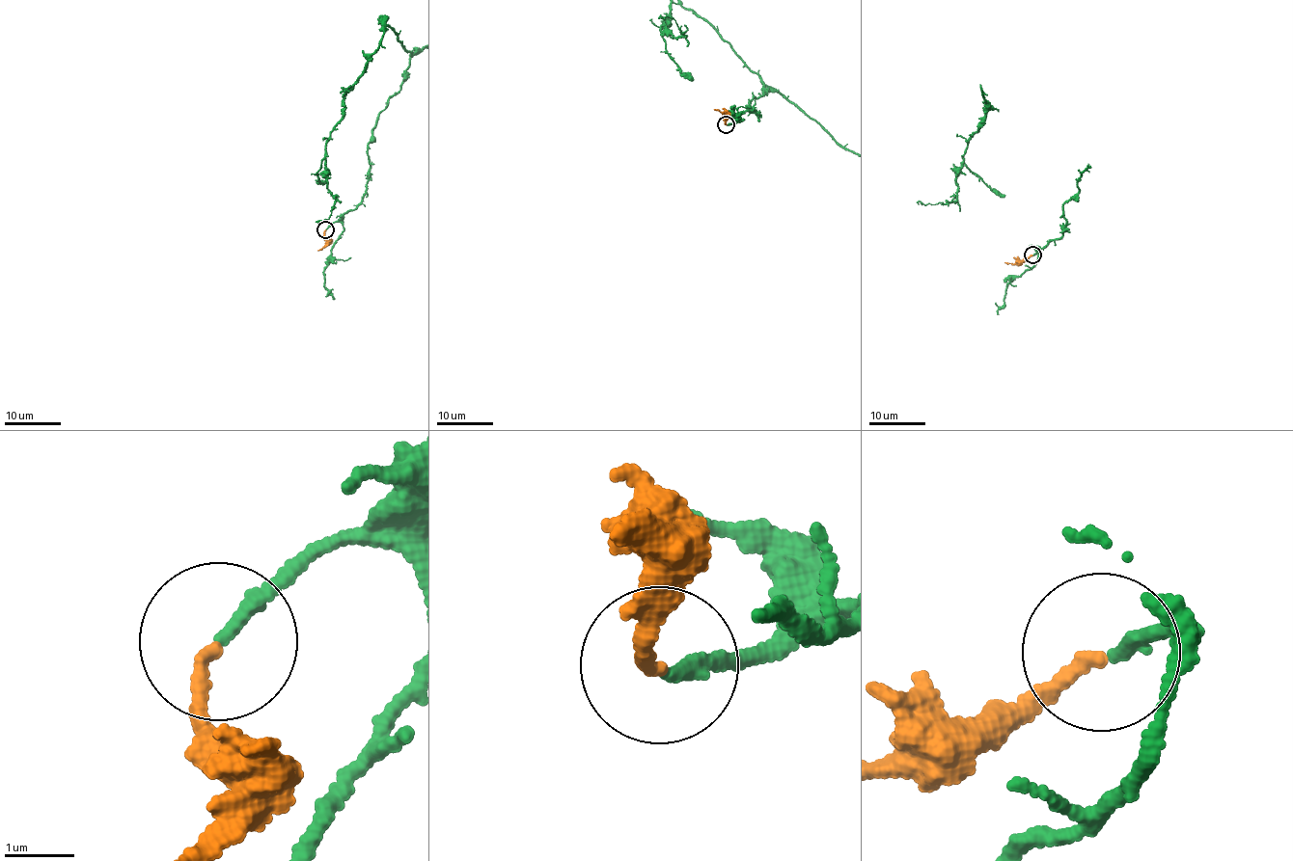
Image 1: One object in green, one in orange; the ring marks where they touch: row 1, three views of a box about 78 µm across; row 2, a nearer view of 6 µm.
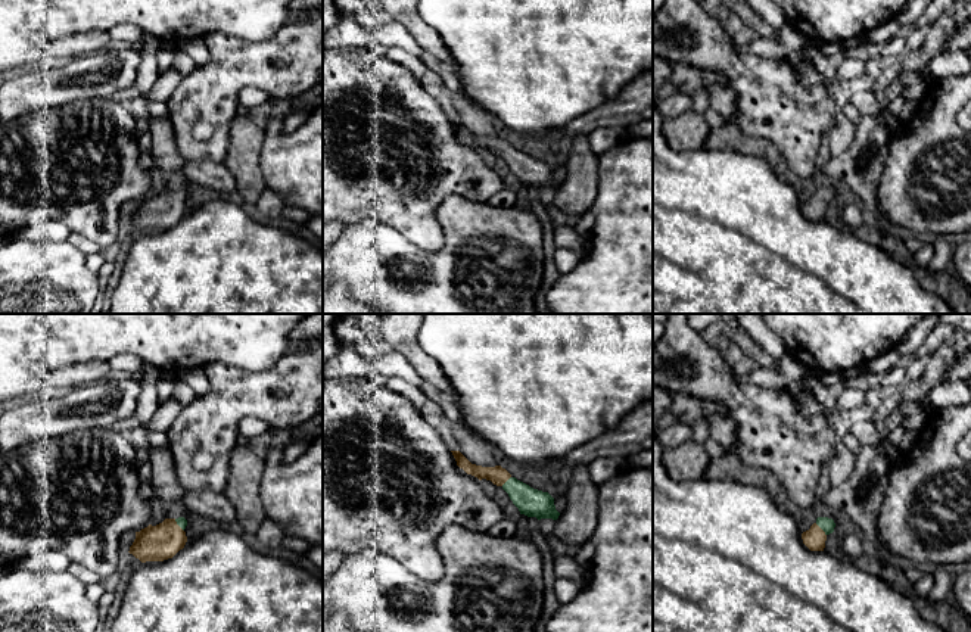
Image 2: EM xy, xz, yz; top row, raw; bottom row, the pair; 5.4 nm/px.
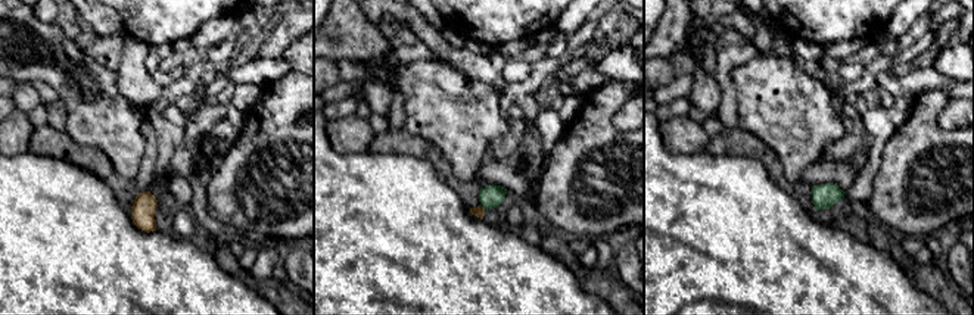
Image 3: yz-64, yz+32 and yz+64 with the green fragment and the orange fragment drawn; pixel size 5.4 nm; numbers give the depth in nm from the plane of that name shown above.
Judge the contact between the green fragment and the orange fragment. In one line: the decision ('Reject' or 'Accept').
Accept

